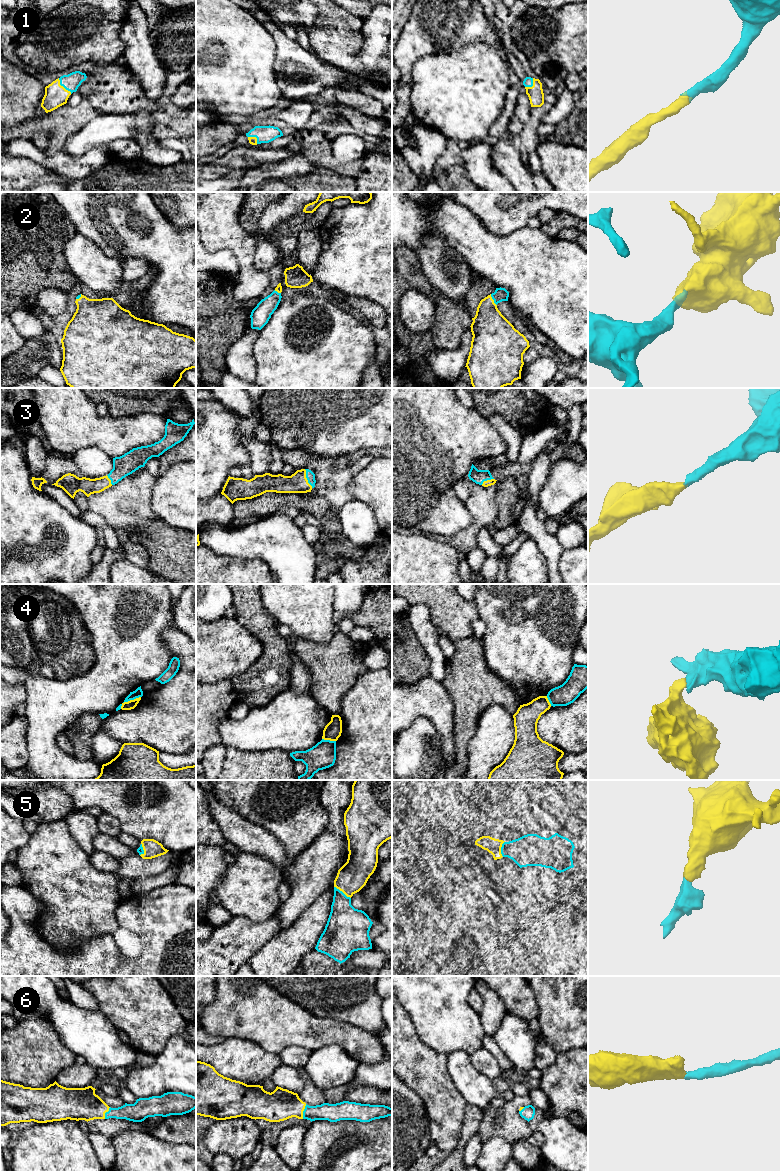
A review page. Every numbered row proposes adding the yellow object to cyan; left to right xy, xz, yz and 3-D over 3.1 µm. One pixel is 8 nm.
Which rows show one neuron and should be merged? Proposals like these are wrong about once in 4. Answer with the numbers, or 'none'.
1, 2, 3, 5, 6

